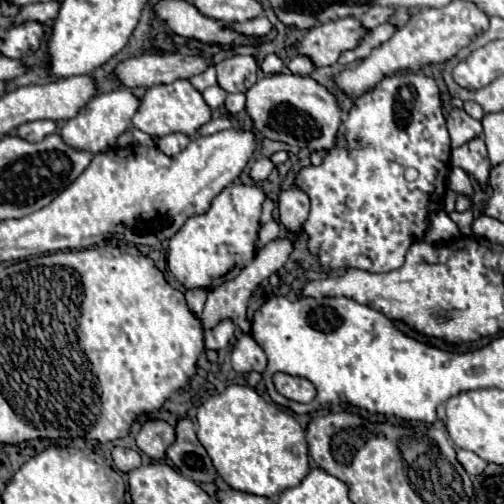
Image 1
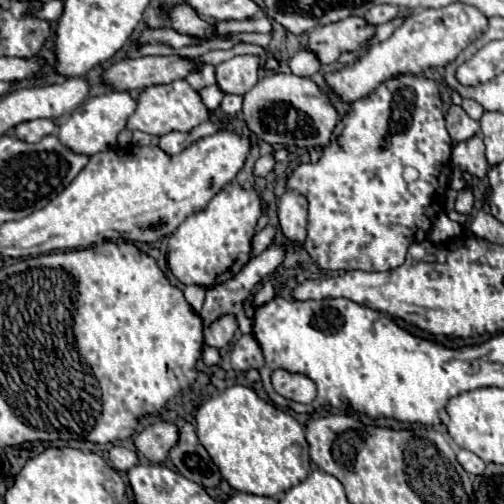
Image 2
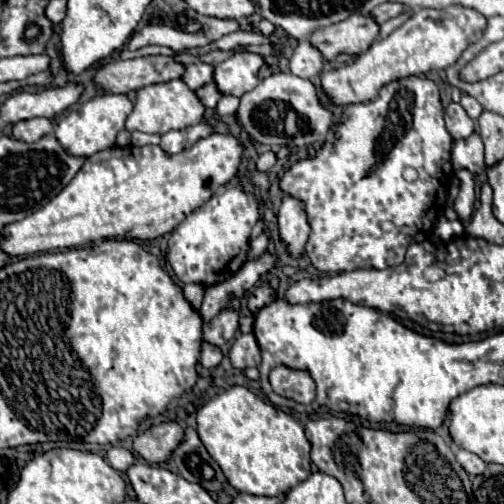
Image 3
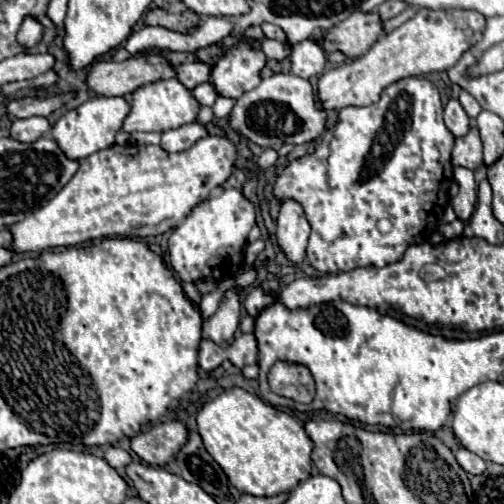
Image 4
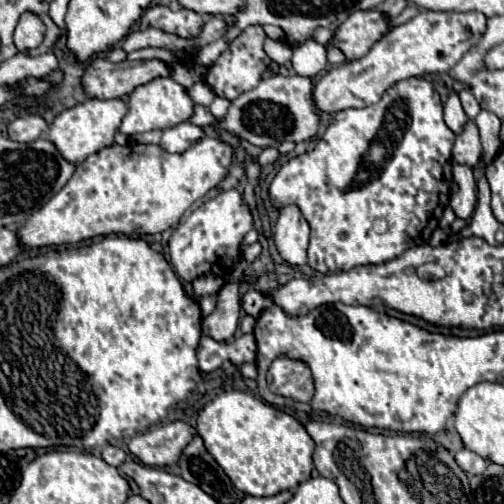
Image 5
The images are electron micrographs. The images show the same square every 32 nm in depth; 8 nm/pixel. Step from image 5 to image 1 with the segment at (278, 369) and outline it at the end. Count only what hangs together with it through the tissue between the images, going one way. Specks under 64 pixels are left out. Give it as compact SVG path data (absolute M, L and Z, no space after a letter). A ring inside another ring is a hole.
M284 372L274 374L274 386L282 396L296 402L304 402L304 404L312 402L316 396L316 388L310 380L304 380L300 376L290 376Z

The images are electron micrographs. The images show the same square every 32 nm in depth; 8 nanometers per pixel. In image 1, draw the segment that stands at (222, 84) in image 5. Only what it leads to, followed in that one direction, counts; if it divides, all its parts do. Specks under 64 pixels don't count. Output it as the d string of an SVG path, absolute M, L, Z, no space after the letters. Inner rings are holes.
M234 56L218 64L218 84L226 92L246 92L256 82L256 70L254 56Z

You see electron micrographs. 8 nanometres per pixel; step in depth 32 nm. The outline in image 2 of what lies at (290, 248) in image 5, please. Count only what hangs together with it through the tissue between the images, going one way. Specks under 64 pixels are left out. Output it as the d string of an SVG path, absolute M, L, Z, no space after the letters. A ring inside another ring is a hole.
M286 192L278 206L280 230L294 248L302 248L302 244L306 240L306 224L308 224L306 206L308 206L306 198L300 194L294 194L294 192Z

